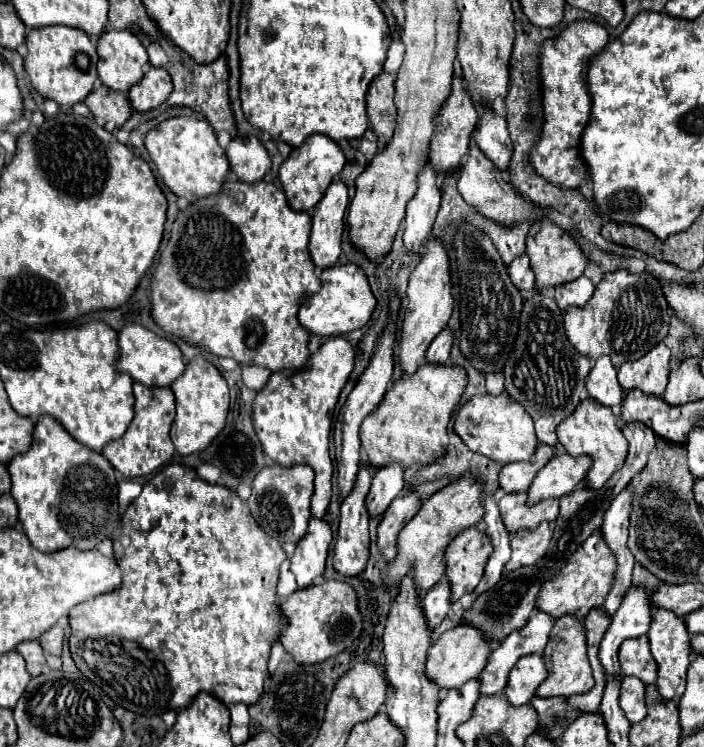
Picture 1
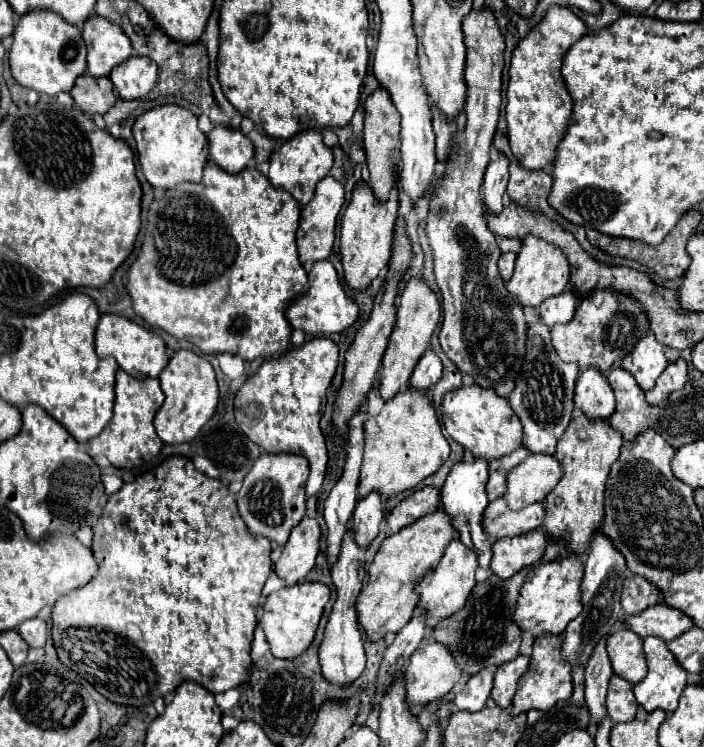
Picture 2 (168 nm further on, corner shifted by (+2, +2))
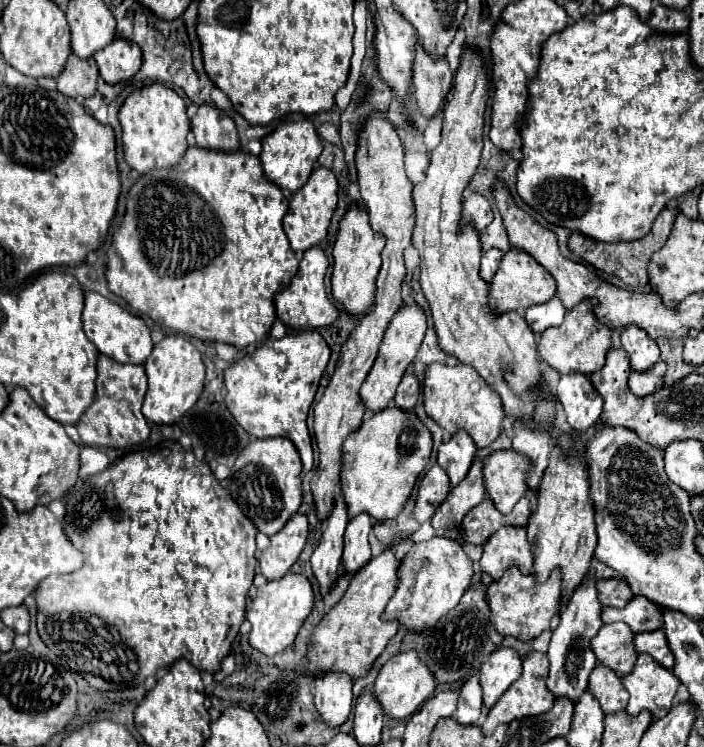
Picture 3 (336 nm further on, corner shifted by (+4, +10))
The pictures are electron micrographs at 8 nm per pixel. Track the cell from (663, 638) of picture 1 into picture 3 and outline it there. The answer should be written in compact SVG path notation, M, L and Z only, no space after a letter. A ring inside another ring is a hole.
M639 654L633 670L623 676L621 682L629 692L625 712L637 716L641 710L649 710L653 720L663 718L671 710L673 696L681 684L671 670L657 666L657 662L645 658L645 654Z

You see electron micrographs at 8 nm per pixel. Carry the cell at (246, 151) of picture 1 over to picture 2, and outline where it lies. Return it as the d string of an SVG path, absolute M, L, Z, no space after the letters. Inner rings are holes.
M215 126L209 134L209 156L229 174L245 170L255 158L253 142L241 132L225 126Z

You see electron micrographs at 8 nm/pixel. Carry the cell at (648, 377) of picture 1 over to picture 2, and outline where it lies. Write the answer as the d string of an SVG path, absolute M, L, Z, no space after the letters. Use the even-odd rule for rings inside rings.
M647 334L647 338L641 338L635 350L631 350L631 354L627 354L623 362L619 362L619 368L633 374L643 390L651 390L667 364L669 362L663 354L663 344L657 342L653 334Z

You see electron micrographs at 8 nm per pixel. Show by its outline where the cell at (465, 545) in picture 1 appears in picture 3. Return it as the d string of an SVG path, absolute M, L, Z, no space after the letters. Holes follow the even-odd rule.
M435 536L429 542L413 544L411 550L401 560L397 570L397 590L389 600L383 620L397 620L411 632L425 632L429 626L435 626L449 610L457 606L473 578L473 562L463 552L459 542L449 538Z

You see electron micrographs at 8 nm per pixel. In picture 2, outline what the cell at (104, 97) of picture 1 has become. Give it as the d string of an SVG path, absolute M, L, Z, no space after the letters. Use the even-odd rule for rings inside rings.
M91 74L79 76L71 90L71 96L75 98L75 106L87 112L89 116L105 114L117 102L117 96L113 92L113 82L107 76L103 78L95 78Z

